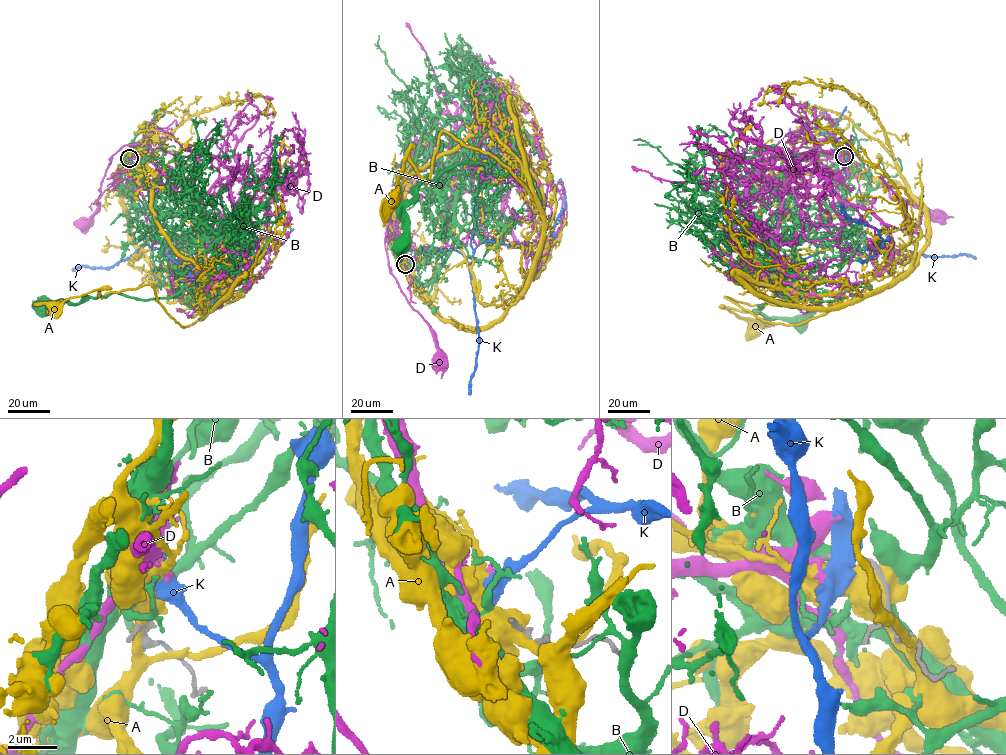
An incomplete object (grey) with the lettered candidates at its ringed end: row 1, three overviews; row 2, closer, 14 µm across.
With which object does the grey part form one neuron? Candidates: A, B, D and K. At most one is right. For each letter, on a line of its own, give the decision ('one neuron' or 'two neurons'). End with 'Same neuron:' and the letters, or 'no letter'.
A: two neurons
B: two neurons
D: one neuron
K: two neurons
Same neuron: D

